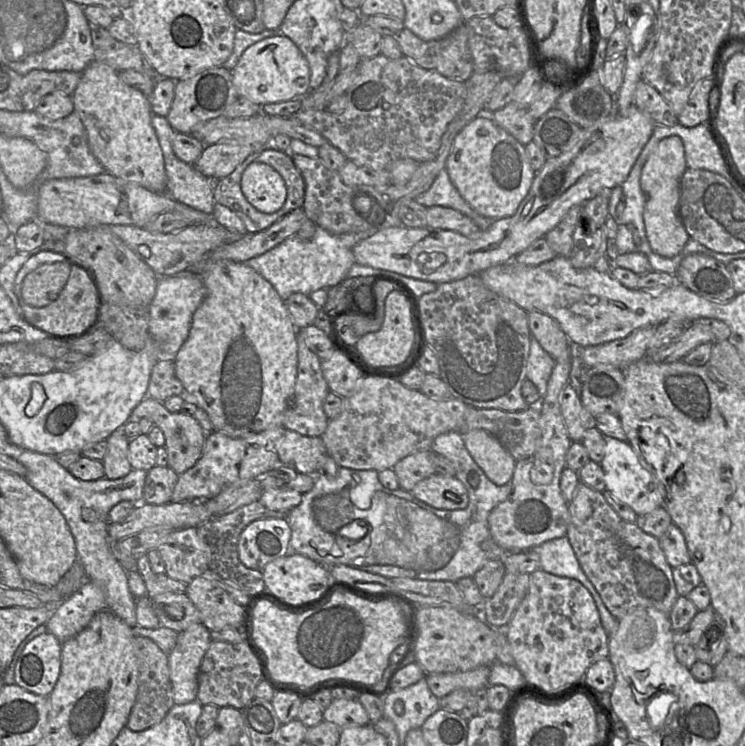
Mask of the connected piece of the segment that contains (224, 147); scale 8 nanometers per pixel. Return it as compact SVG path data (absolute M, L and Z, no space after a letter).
M231 143L205 145L193 166L208 178L220 179L232 173L249 155L261 149Z

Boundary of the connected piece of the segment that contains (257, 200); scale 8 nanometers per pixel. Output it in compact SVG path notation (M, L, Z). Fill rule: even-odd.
M256 161L243 171L241 190L249 203L263 213L278 211L287 196L282 176L272 166Z

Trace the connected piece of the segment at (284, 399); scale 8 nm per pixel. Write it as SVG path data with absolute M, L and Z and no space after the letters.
M220 260L201 275L206 295L193 314L189 335L174 358L185 399L203 409L215 432L233 438L282 427L297 379L298 329L275 288L243 262Z

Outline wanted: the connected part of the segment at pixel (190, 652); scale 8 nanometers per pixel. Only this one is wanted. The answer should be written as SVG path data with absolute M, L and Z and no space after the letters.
M201 622L179 633L175 647L168 654L174 704L196 700L200 665L211 642L211 631Z

